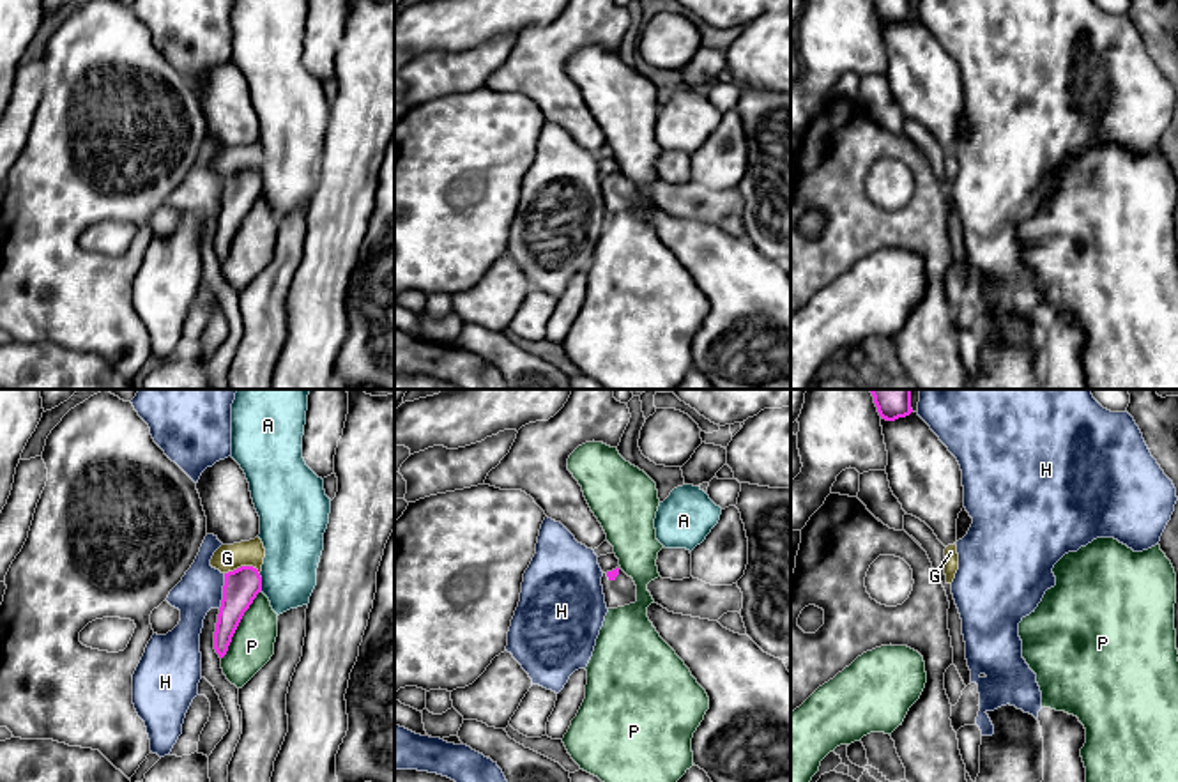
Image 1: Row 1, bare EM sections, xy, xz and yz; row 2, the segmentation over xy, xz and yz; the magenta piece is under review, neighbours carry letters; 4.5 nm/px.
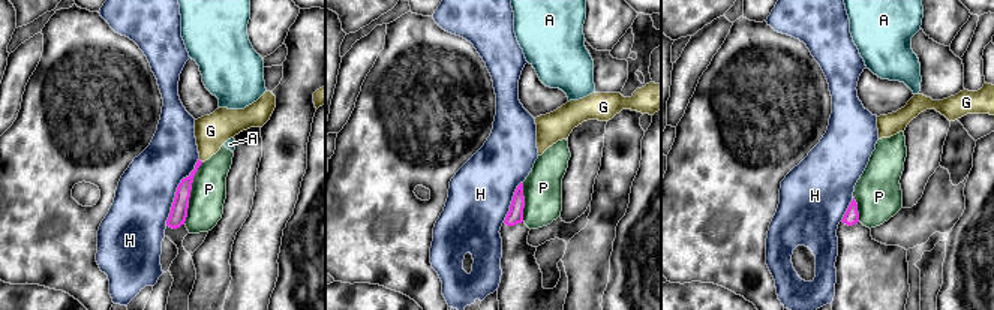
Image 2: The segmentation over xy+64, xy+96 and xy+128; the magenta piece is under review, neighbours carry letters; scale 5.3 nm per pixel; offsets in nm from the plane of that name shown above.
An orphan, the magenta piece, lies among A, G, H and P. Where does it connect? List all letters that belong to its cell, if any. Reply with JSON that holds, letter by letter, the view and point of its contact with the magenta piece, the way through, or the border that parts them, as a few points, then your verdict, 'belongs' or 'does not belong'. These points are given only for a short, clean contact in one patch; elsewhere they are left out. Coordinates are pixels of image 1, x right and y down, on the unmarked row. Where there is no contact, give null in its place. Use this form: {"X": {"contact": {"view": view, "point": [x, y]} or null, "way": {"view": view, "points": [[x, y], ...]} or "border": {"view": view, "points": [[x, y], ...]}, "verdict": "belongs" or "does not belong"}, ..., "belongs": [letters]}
{"A": {"contact": {"view": "xy", "point": [260, 186]}, "verdict": "does not belong"}, "G": {"contact": {"view": "xy", "point": [241, 170]}, "border": {"view": "xy", "points": [[259, 174], [237, 170], [225, 177]]}, "verdict": "does not belong"}, "H": {"contact": {"view": "xy", "point": [223, 195]}, "verdict": "does not belong"}, "P": {"contact": {"view": "xy", "point": [237, 229]}, "border": {"view": "xy", "points": [[260, 193], [221, 262]]}, "verdict": "does not belong"}, "belongs": []}

